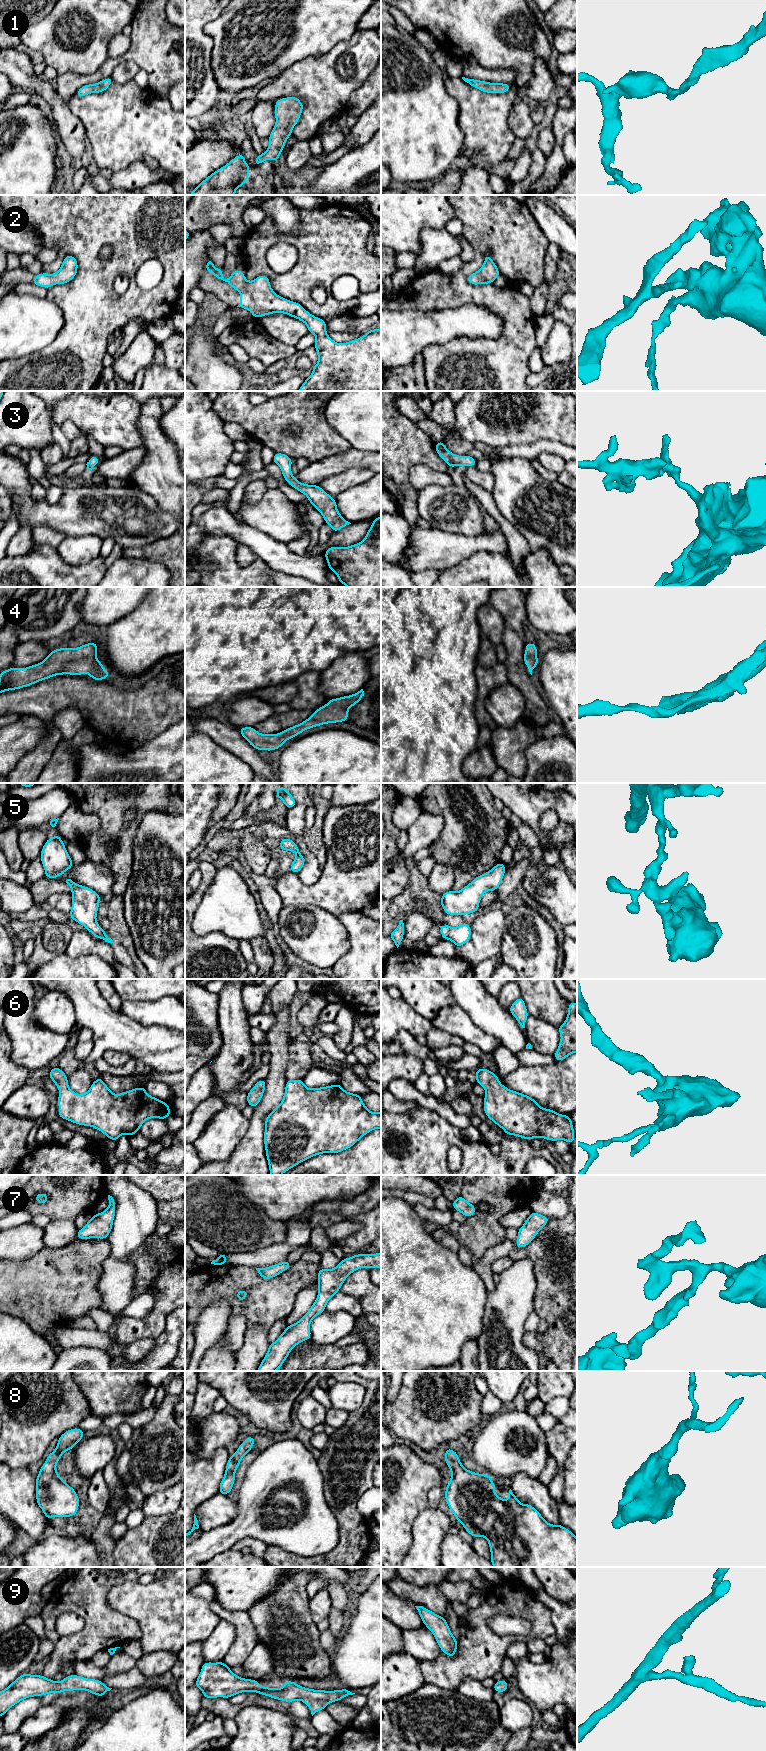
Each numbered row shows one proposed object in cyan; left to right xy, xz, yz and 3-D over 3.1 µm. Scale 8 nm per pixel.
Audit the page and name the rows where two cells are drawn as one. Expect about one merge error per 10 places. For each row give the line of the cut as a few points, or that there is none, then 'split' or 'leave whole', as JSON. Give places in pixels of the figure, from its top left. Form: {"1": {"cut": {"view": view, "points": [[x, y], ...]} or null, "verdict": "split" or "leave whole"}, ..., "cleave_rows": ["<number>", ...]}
{"1": {"cut": null, "verdict": "leave whole"}, "2": {"cut": null, "verdict": "leave whole"}, "3": {"cut": null, "verdict": "leave whole"}, "4": {"cut": null, "verdict": "leave whole"}, "5": {"cut": null, "verdict": "leave whole"}, "6": {"cut": null, "verdict": "leave whole"}, "7": {"cut": null, "verdict": "leave whole"}, "8": {"cut": null, "verdict": "leave whole"}, "9": {"cut": null, "verdict": "leave whole"}, "cleave_rows": []}

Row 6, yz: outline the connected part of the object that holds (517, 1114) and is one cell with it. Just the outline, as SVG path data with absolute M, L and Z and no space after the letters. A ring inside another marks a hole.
M479 1068L475 1073L475 1083L480 1084L486 1090L483 1103L484 1112L491 1121L504 1130L506 1135L515 1135L527 1140L537 1137L550 1141L565 1140L573 1144L575 1134L570 1116L542 1108L533 1098L508 1089L500 1083L495 1073L486 1068Z

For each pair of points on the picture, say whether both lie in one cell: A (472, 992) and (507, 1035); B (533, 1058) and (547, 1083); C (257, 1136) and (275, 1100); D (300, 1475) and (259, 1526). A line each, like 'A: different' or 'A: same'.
A: same
B: different
C: same
D: same

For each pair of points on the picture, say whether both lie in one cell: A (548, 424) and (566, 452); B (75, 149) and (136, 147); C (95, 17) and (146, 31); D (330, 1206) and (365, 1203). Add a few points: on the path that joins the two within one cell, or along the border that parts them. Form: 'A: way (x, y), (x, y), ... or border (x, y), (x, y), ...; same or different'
A: border (536, 442), (539, 440), (557, 440), (566, 446); different
B: border (77, 117), (85, 129), (86, 139); different
C: border (135, 10), (130, 23); different
D: way (339, 1206), (356, 1206); same

